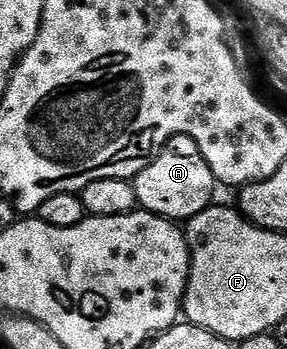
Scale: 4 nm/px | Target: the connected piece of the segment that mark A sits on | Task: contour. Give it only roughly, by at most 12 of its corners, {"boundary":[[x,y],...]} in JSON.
{"boundary":[[179,135],[138,173],[136,202],[187,221],[213,206],[216,175]]}

